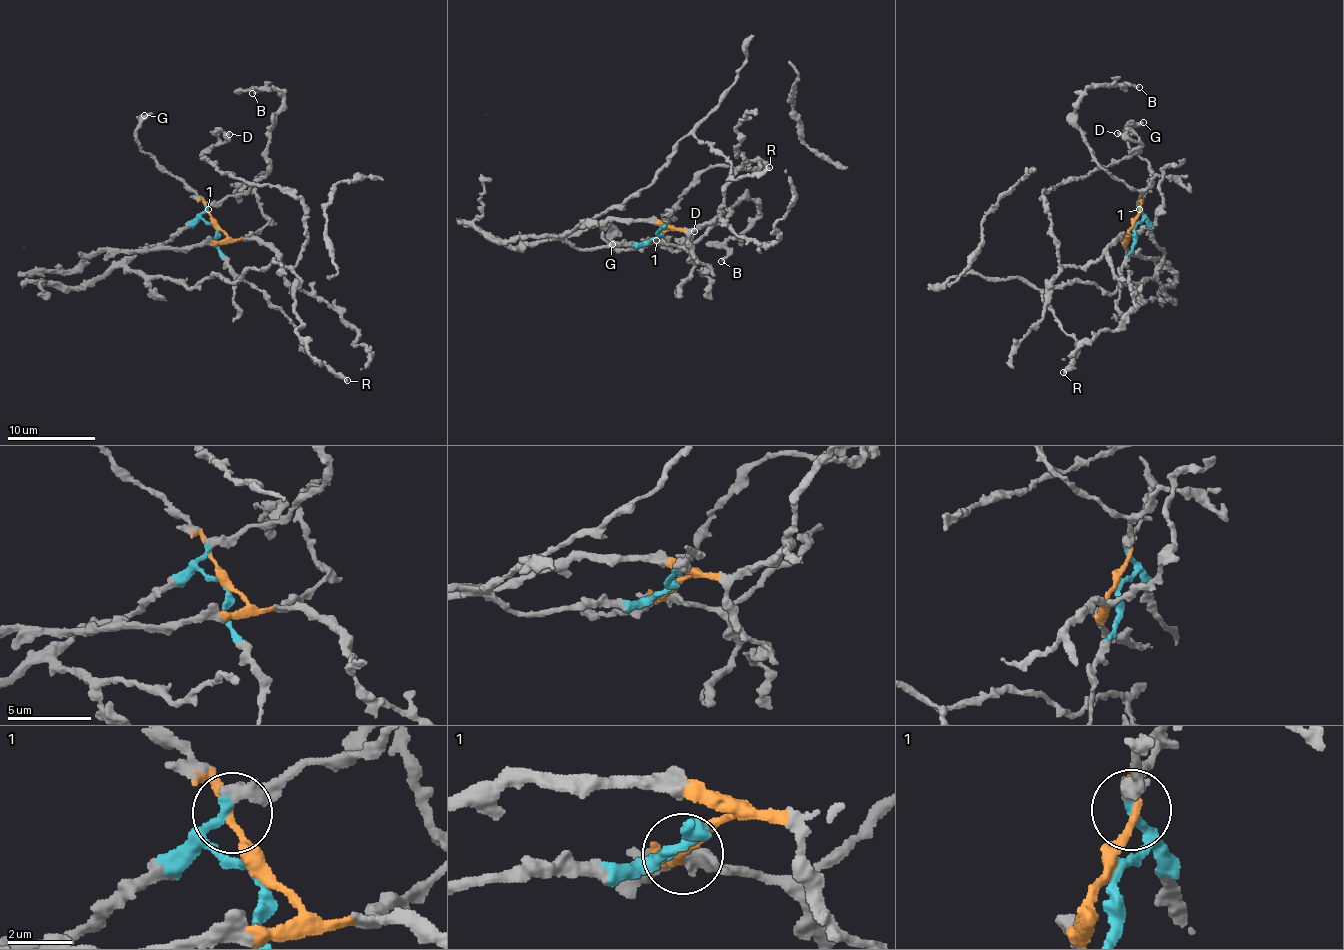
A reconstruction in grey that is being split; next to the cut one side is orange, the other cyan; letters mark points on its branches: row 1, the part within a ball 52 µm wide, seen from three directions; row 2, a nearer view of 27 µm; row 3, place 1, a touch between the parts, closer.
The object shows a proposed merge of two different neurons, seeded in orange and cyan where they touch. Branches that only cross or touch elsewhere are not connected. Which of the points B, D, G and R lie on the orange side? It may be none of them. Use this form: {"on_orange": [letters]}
{"on_orange": ["D", "G"]}

